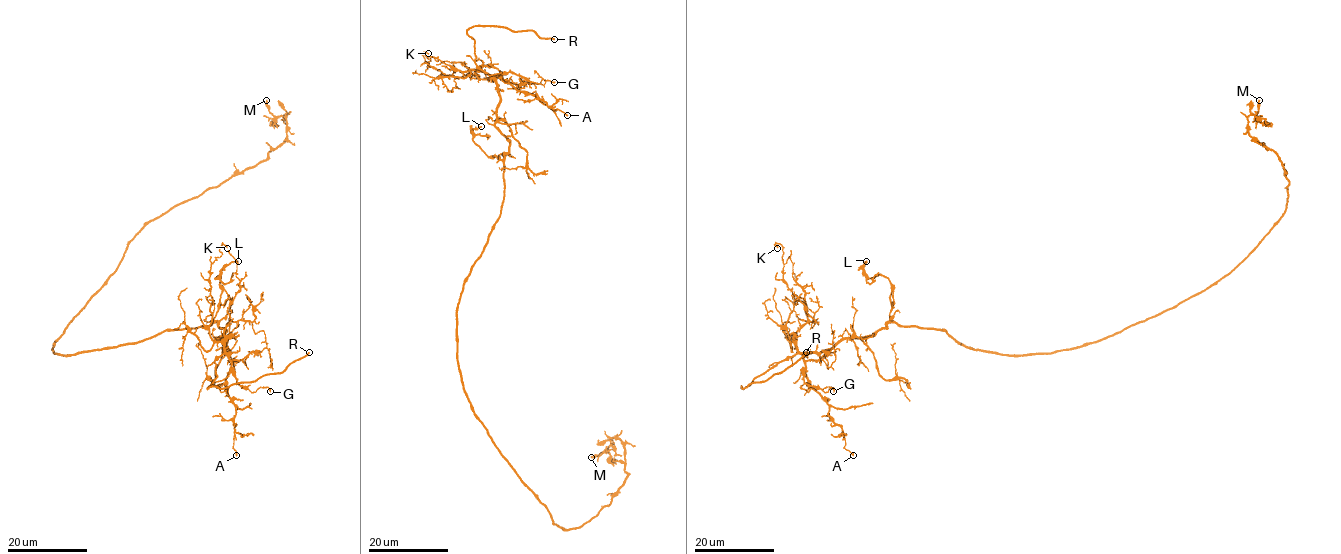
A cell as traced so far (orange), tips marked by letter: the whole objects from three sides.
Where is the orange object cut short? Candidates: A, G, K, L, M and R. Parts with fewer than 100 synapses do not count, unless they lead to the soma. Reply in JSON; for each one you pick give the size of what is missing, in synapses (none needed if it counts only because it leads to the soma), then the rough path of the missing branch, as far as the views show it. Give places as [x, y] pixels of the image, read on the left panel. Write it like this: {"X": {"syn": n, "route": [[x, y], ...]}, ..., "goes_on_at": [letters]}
{"R": {"route": [[309, 352], [327, 337], [338, 337]]}, "goes_on_at": ["R"]}

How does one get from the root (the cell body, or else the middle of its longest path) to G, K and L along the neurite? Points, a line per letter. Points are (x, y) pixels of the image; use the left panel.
G: (58, 354), (217, 321), (225, 329), (215, 338), (223, 337), (231, 352), (238, 383), (270, 391)
K: (58, 354), (217, 321), (225, 329), (215, 338), (230, 352), (209, 329), (211, 265), (227, 248)
L: (58, 354), (136, 343), (170, 329), (211, 325), (222, 291), (220, 277), (215, 278), (226, 266), (238, 261)

